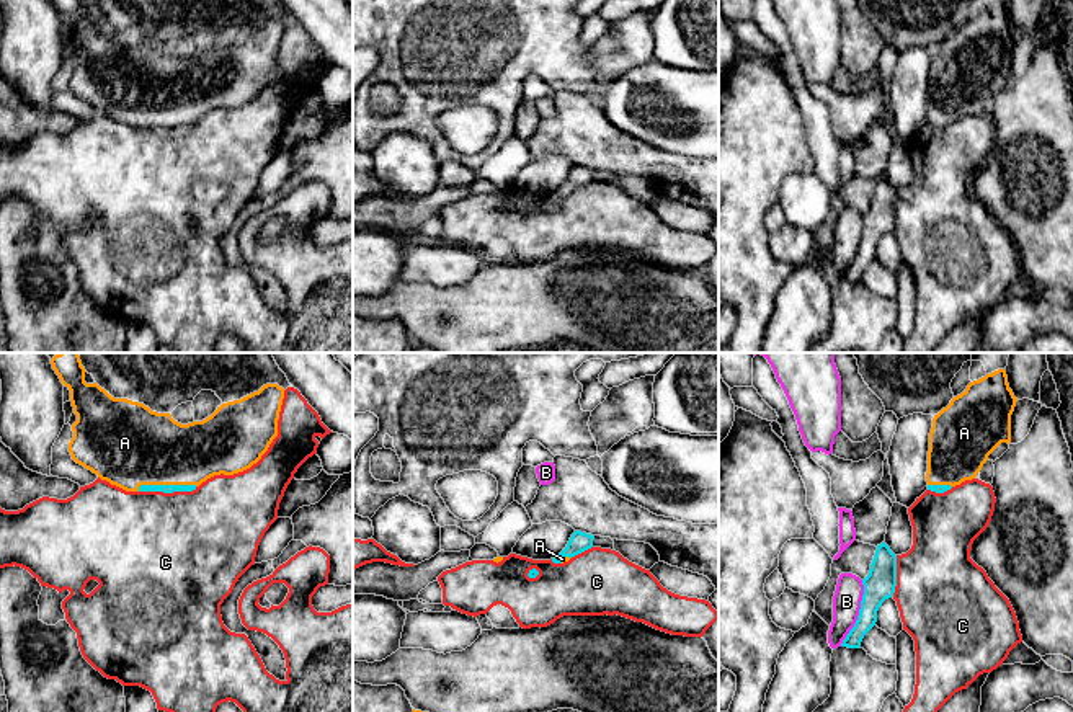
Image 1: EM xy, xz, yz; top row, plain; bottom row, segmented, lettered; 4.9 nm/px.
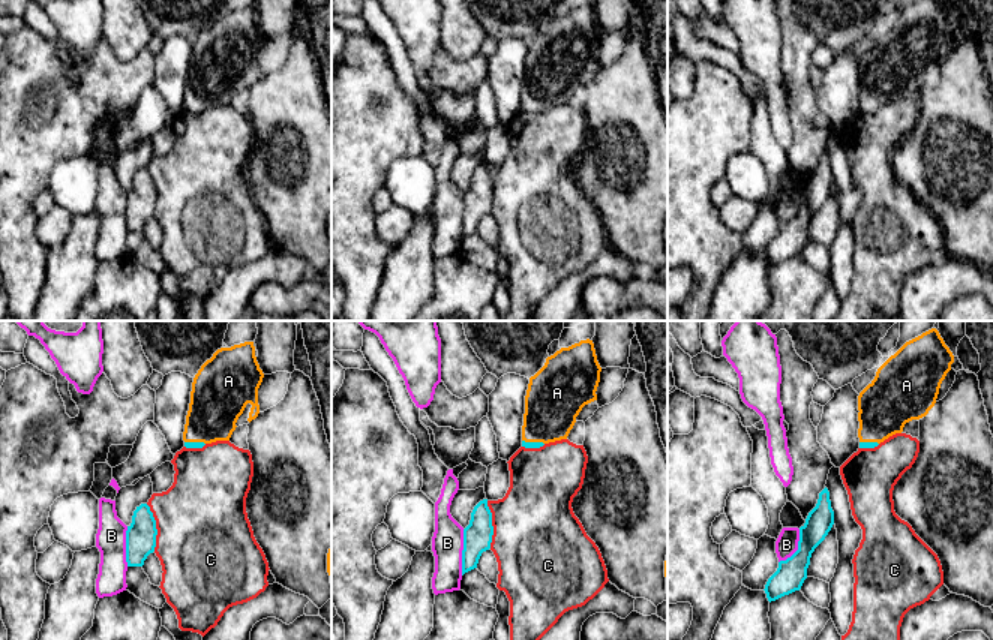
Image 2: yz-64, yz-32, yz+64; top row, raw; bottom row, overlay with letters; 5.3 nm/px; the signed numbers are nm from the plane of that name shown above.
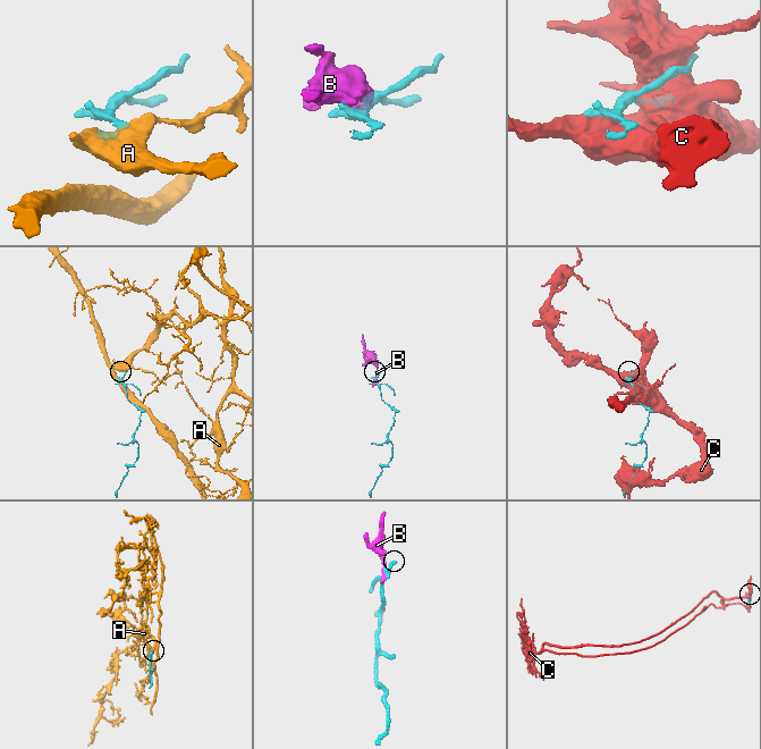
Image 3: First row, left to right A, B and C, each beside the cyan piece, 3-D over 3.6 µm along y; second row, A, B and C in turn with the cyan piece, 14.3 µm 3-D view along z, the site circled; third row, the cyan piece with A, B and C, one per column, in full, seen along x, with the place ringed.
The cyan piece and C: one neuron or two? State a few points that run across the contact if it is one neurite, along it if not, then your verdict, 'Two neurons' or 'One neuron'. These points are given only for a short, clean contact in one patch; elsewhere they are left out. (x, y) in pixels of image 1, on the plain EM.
Two neurons

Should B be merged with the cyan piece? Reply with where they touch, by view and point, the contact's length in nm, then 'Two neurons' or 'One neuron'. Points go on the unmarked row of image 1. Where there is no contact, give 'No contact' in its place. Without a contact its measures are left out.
Touches cyan at yz (859, 247). Shared border 340 nm. Two neurons

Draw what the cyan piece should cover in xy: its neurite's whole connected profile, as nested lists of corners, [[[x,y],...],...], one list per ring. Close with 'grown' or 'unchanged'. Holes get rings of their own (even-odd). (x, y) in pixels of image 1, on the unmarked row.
[[[52,0],[70,24],[77,56],[69,77],[72,93],[126,126],[193,126],[214,109],[250,103],[278,70],[284,23],[266,18],[240,34],[227,36],[203,56],[181,59],[170,47],[157,47],[139,36],[114,33],[96,16],[85,16],[83,0]]]; grown

